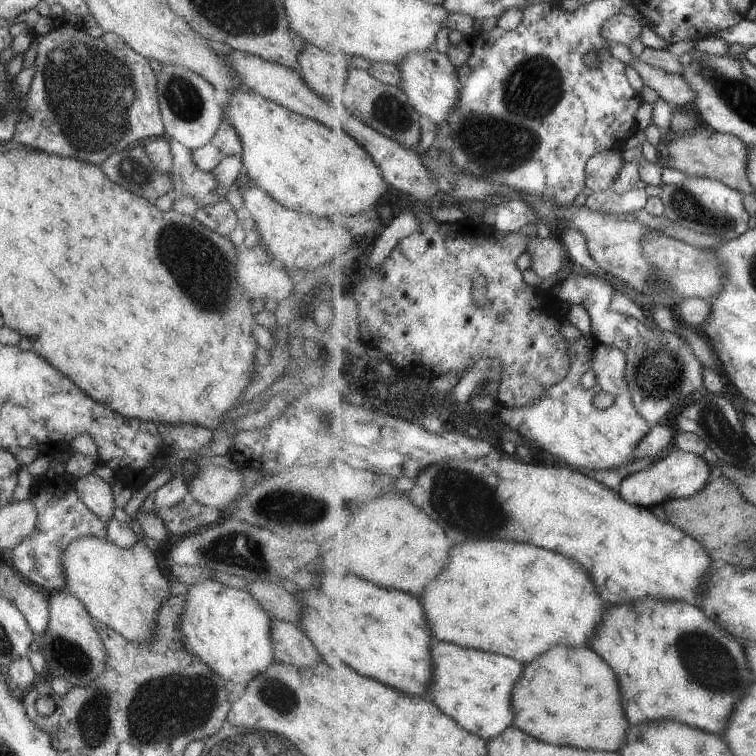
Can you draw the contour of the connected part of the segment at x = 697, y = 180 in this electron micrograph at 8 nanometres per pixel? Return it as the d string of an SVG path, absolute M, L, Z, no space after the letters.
M690 177L677 184L662 185L662 198L667 214L678 225L704 234L716 234L725 241L744 236L750 230L750 212L746 208L746 193L732 188L721 180L708 177Z

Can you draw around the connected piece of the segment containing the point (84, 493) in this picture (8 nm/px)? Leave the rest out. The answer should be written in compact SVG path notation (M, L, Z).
M90 473L86 474L84 478L75 480L74 486L80 500L86 504L90 512L108 526L112 522L110 518L114 516L114 510L116 510L111 485L104 482L100 476Z

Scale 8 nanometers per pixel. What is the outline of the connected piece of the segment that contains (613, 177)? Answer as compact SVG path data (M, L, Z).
M610 149L590 159L587 167L587 184L594 191L606 191L615 184L622 172L625 162L623 150Z

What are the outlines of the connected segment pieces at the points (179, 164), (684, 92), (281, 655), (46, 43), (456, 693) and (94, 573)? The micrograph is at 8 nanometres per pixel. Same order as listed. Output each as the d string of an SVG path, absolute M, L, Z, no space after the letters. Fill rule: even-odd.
M171 140L173 155L172 182L174 182L173 196L192 196L202 204L212 205L225 200L230 190L220 186L214 174L200 170L192 160L192 150L184 144Z
M644 61L636 62L633 65L642 76L644 82L655 89L661 97L666 98L675 106L695 105L698 100L696 88L686 80L686 76L674 74L667 70L654 68Z
M278 618L272 619L272 647L276 662L290 664L298 670L312 666L314 658L320 658L309 636L299 626Z
M56 27L48 34L35 34L37 58L32 85L24 96L24 112L15 124L13 142L40 152L54 152L60 158L80 158L92 164L102 164L112 154L126 149L130 144L151 136L165 137L160 104L158 104L158 78L149 60L126 46L110 49L101 38L92 38L84 28Z
M437 639L434 642L436 642L433 646L433 659L436 665L433 674L435 684L432 683L429 688L432 698L436 698L438 706L446 714L454 716L470 732L476 733L488 741L503 735L507 728L515 724L517 714L513 707L513 692L516 691L517 682L525 675L526 666L520 664L517 658L502 656L500 653L474 650L474 648L466 648L466 646L452 644L452 642L438 642Z
M84 536L66 546L62 562L67 591L86 606L94 619L134 644L154 640L154 632L158 634L158 608L172 597L173 577L162 574L156 554L143 541L131 548L120 548L109 539Z

